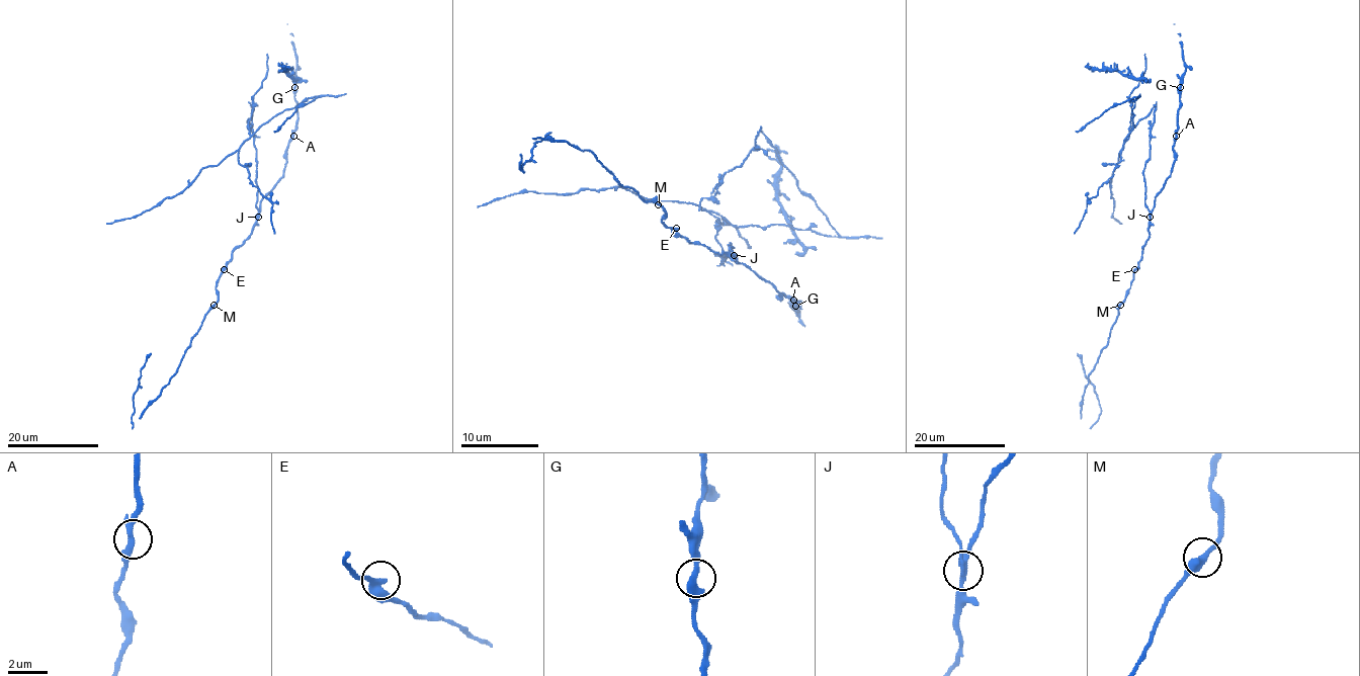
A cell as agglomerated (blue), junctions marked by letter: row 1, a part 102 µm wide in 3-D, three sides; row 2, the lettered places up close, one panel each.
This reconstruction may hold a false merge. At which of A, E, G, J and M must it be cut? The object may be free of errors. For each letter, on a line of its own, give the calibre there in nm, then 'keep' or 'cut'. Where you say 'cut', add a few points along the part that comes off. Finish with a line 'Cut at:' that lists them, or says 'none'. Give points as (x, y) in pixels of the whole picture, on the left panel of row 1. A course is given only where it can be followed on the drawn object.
A: 280 nm thick; keep
E: 360 nm thick; keep
G: 340 nm thick; keep
J: 280 nm thick; cut; foreign part runs (258, 217), (252, 108), (250, 136), (234, 152), (203, 168), (183, 190), (106, 224)
M: 360 nm thick; keep
Cut at: J

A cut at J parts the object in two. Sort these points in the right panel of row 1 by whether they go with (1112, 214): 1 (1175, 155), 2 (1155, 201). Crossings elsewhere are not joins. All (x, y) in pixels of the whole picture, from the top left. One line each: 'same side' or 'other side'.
1: other side
2: other side

